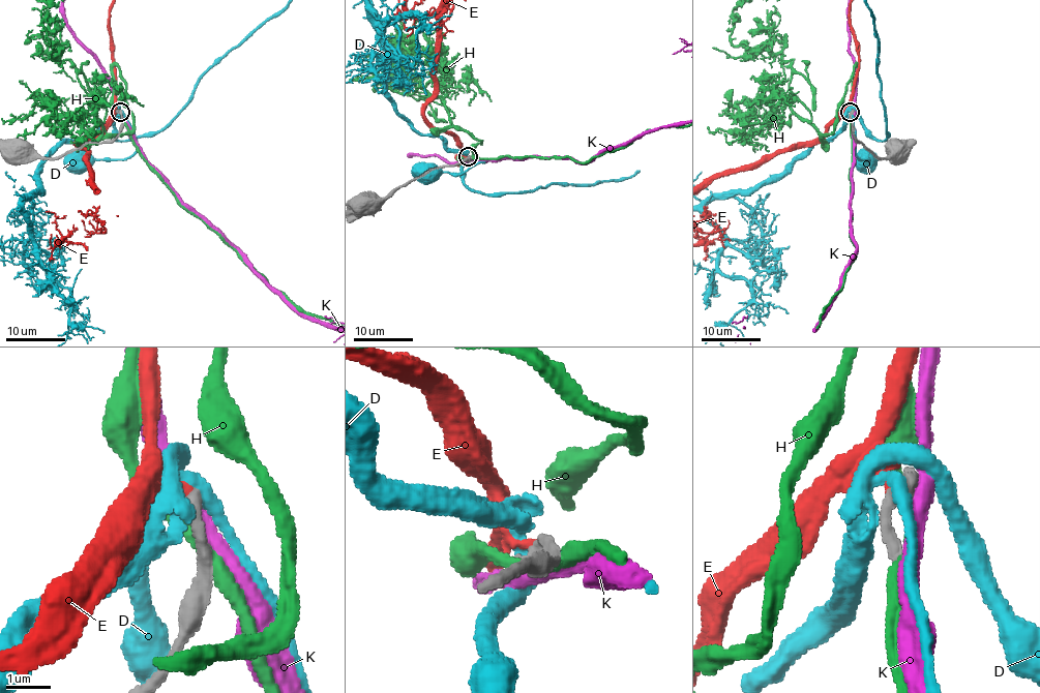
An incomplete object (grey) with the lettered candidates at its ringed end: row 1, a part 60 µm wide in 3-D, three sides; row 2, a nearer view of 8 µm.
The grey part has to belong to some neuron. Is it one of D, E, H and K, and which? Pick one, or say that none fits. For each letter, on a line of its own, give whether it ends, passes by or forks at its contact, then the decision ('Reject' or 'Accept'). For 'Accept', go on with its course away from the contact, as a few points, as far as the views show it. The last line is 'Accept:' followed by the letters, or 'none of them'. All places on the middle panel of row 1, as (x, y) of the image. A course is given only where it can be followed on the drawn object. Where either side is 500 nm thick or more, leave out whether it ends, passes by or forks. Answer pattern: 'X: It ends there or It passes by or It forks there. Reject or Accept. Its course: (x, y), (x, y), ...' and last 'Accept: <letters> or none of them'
D: It forks there. Reject
E: It ends there. Accept
H: It passes by. Reject
K: It passes by. Reject
Accept: E

